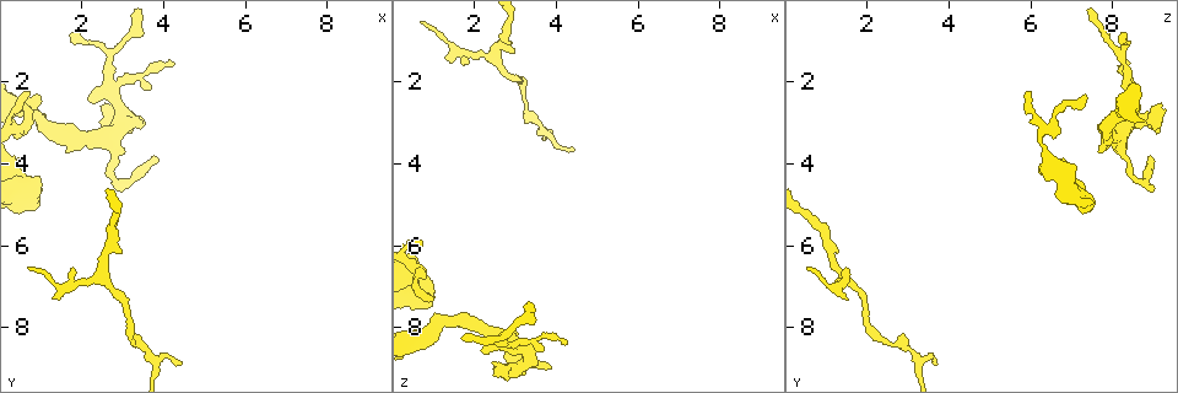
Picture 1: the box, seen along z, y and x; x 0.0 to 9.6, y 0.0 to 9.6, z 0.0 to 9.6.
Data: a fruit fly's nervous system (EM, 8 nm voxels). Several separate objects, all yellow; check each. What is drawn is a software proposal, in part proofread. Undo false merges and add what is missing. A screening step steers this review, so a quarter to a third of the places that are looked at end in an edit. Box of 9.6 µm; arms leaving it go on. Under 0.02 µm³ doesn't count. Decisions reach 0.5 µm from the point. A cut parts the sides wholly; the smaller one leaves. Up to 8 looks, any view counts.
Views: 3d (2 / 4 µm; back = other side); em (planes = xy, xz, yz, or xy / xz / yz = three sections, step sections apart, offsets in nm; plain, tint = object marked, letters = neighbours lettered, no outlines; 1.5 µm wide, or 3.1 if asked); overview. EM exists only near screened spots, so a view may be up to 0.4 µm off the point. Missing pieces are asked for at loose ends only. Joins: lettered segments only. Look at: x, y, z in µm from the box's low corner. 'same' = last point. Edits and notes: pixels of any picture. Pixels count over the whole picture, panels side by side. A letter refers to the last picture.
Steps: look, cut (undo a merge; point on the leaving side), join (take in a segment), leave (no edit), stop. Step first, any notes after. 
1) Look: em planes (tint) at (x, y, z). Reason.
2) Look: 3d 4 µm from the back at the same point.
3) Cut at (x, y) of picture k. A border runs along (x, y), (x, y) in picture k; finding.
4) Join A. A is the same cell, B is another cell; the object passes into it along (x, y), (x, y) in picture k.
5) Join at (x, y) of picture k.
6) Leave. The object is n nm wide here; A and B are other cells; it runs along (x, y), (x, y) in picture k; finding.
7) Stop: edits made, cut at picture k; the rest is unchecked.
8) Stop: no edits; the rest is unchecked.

Look: em planes (letters) at (1.00, 2.35, 7.35). Thin end.

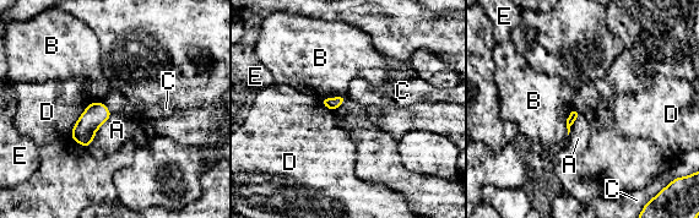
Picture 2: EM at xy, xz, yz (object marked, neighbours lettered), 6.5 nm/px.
Leave. A, B, C, D and E are other cells; a border runs along (112, 114), (85, 147) in picture 2; none of them fits.

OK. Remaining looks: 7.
Look: 3d 2 µm at (2.65, 2.20, 8.45). A fork.

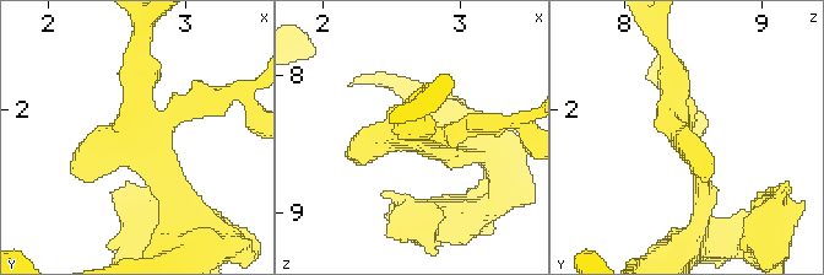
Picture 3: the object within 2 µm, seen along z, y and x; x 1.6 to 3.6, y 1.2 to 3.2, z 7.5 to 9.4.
Look: em 3.1 µm planes (letters) at (2.60, 2.18, 8.42). 3 arms meet here; the arms are 170, 190, 190 nm wide; now the EM.

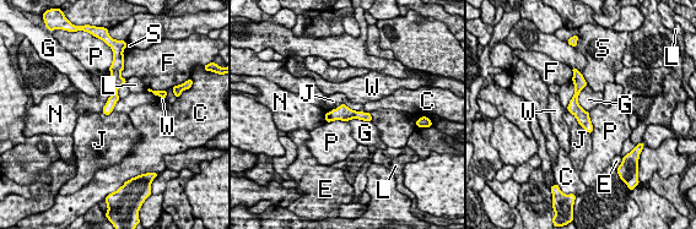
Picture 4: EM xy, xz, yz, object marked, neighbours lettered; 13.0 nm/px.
Leave. C, E, F, G, J, L, N, P, S and W are other cells; it runs along (577, 81), (575, 108), (589, 127) in picture 4; all the same neuron.

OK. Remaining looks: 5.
Look: 3d 2 µm from the back at (1.25, 7.30, 1.45). Thin end.

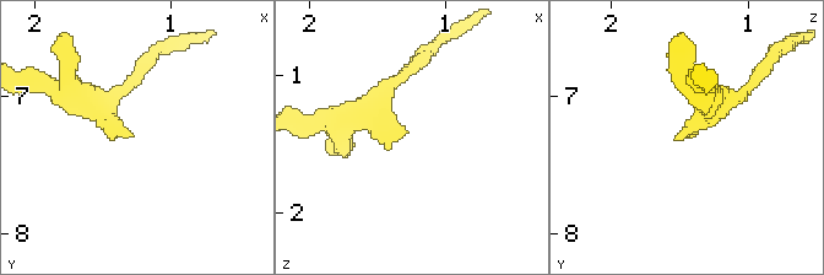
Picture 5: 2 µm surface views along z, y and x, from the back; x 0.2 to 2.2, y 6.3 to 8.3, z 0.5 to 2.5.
Look: em planes (letters) at (1.26, 7.28, 1.40). Need the tissue.

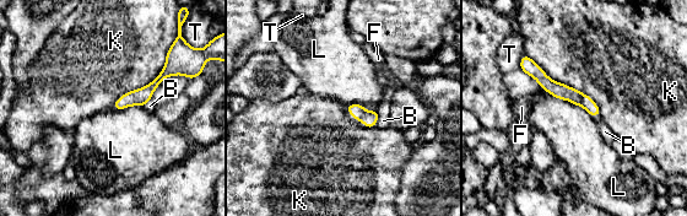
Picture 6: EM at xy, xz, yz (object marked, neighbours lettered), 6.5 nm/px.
Leave. The object is 90 nm wide here; B, F, K, L and T are other cells; no lettered segment goes on from it.

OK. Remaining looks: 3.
Stop: no edits; the rest is unchecked.

